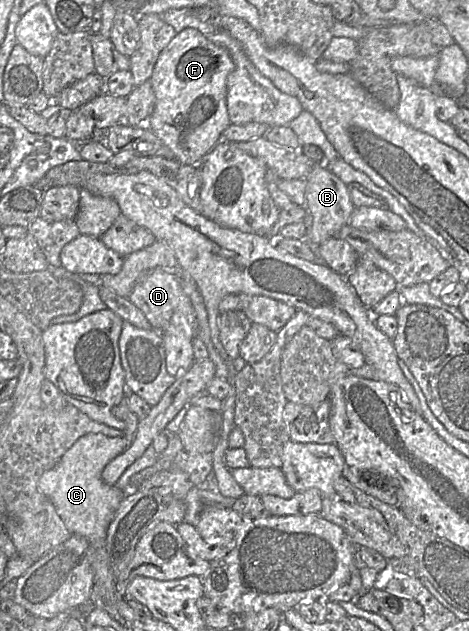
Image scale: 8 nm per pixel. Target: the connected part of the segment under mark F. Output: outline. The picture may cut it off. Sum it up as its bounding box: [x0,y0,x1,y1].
[138,28,234,165]

